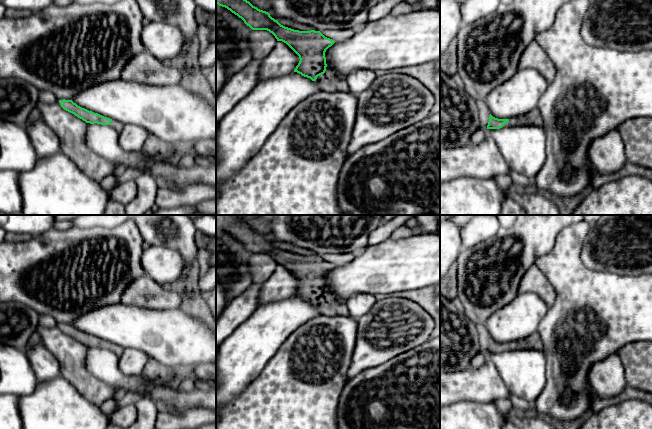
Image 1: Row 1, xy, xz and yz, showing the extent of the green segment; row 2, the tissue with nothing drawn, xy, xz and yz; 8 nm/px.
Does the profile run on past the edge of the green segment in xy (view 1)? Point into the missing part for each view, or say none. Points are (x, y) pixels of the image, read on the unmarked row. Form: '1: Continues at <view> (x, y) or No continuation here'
1: Continues at xy (116, 349)

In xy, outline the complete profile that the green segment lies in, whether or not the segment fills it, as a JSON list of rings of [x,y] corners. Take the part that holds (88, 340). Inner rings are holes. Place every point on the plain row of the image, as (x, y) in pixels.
[[[63,323],[63,324],[60,324],[59,327],[64,334],[74,338],[75,340],[82,343],[86,347],[90,347],[90,348],[97,347],[101,349],[109,349],[110,351],[112,351],[118,356],[121,356],[121,354],[123,353],[122,347],[116,344],[112,344],[110,342],[104,341],[98,337],[89,335],[85,332],[82,332],[78,330],[76,327],[74,327],[72,324]]]

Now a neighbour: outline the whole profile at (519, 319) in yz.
[[[533,292],[519,293],[512,302],[495,312],[485,323],[490,338],[510,343],[538,331],[549,306]]]

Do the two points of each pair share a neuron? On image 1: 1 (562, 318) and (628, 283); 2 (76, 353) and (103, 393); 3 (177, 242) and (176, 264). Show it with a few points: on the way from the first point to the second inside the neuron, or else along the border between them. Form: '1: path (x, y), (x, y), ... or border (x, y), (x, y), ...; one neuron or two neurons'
1: path (578, 318), (591, 318), (612, 299); one neuron
2: path (76, 364), (76, 369), (92, 385); one neuron
3: border (154, 245), (174, 249), (186, 268); two neurons

